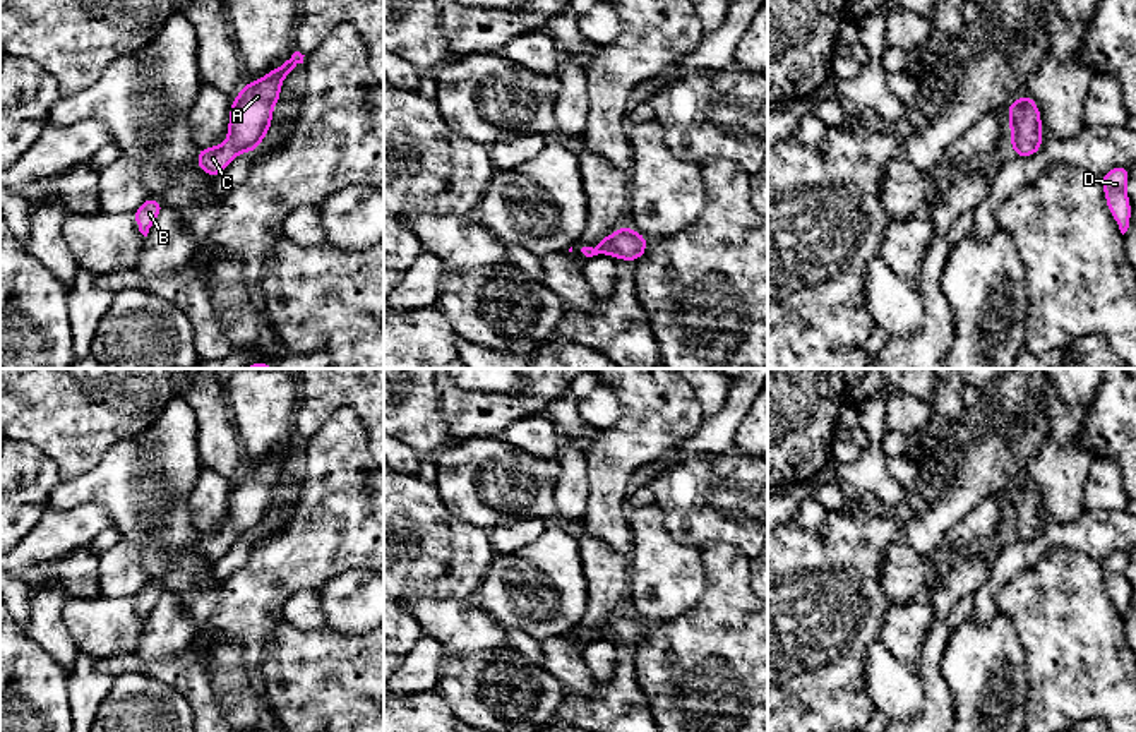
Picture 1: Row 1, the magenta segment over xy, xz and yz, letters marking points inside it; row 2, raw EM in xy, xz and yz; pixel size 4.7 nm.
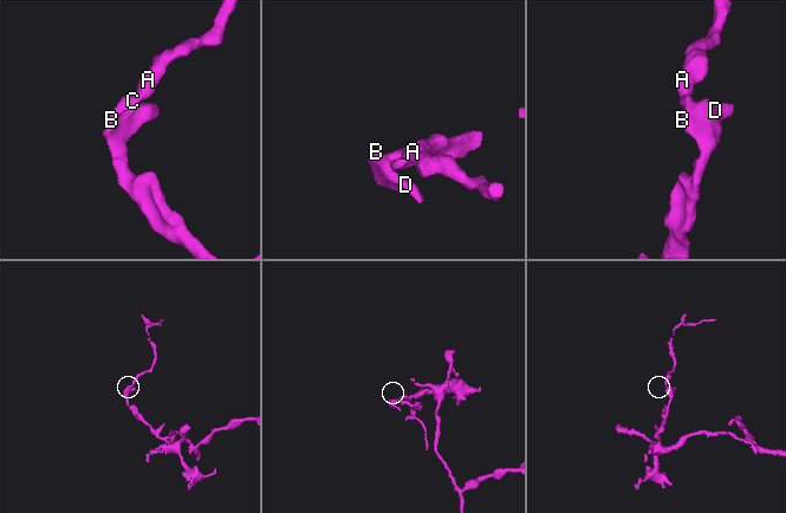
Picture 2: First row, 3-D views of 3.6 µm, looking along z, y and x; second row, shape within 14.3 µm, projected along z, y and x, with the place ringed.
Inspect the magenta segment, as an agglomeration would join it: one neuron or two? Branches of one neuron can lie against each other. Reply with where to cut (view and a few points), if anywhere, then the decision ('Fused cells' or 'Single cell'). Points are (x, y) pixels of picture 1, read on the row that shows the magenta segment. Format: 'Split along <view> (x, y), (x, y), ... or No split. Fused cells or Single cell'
No split. Single cell

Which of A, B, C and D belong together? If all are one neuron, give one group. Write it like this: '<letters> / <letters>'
A B C D

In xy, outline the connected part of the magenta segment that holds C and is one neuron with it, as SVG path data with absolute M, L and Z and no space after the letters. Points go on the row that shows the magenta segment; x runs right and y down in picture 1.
M295 51L281 67L264 74L257 82L245 82L240 94L233 98L228 120L228 139L214 147L199 147L197 168L211 178L218 177L240 154L260 147L272 125L272 110L279 103L283 79L298 63L303 63L300 51Z

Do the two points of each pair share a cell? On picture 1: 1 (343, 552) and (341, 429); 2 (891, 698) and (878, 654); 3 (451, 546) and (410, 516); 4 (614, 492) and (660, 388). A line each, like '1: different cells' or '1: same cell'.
1: same cell
2: same cell
3: same cell
4: same cell

